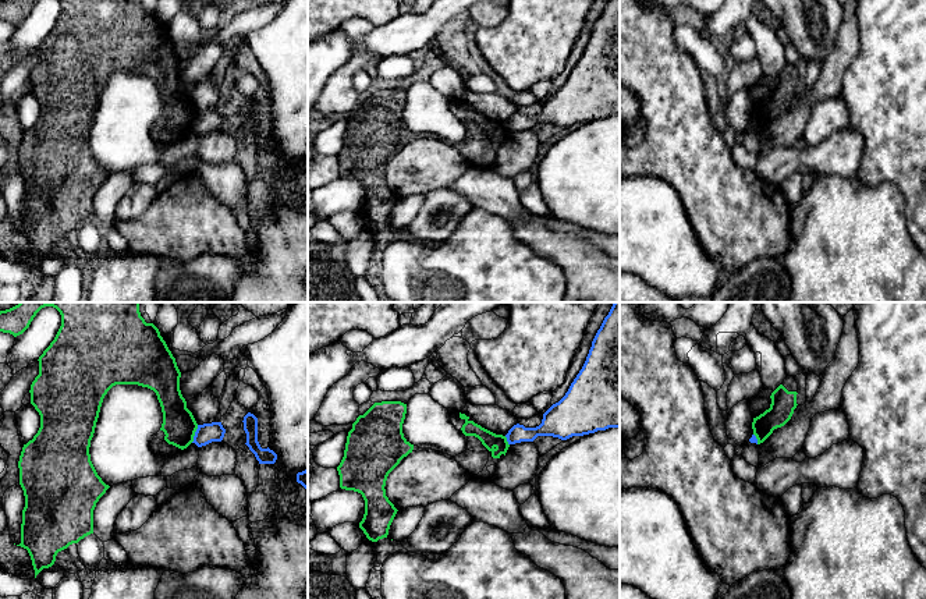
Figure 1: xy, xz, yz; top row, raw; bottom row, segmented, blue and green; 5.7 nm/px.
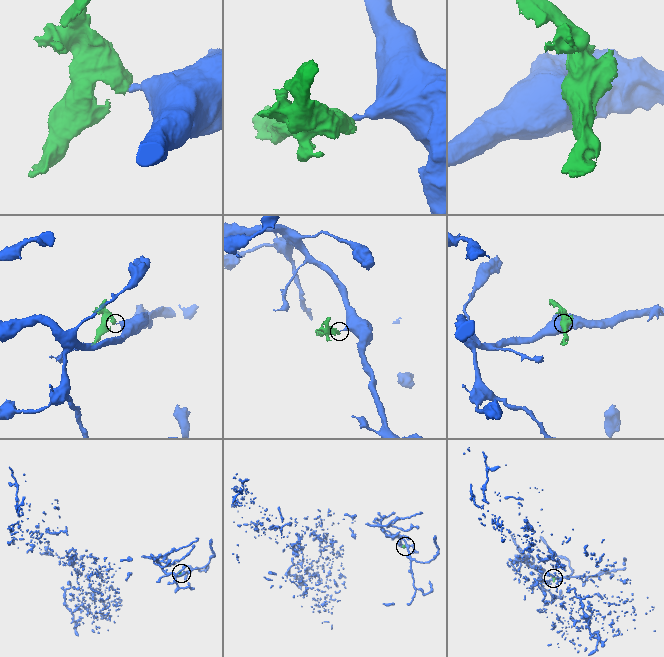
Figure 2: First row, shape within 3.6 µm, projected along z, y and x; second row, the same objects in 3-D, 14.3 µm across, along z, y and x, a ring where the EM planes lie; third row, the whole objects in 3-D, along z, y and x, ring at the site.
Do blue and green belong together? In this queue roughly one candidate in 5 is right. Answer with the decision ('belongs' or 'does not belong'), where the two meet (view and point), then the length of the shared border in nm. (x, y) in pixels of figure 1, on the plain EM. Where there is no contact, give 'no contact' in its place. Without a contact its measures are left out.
does not belong; meets blue in xy at (195, 121); contact 110 nm long

